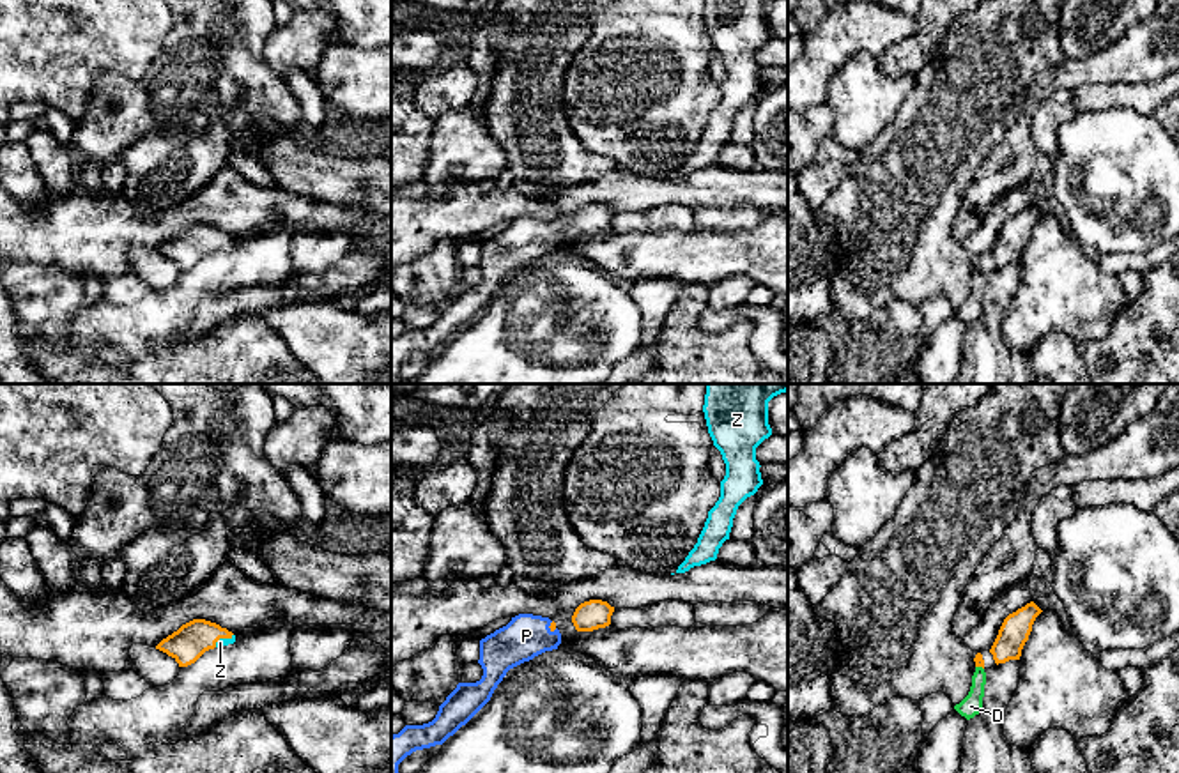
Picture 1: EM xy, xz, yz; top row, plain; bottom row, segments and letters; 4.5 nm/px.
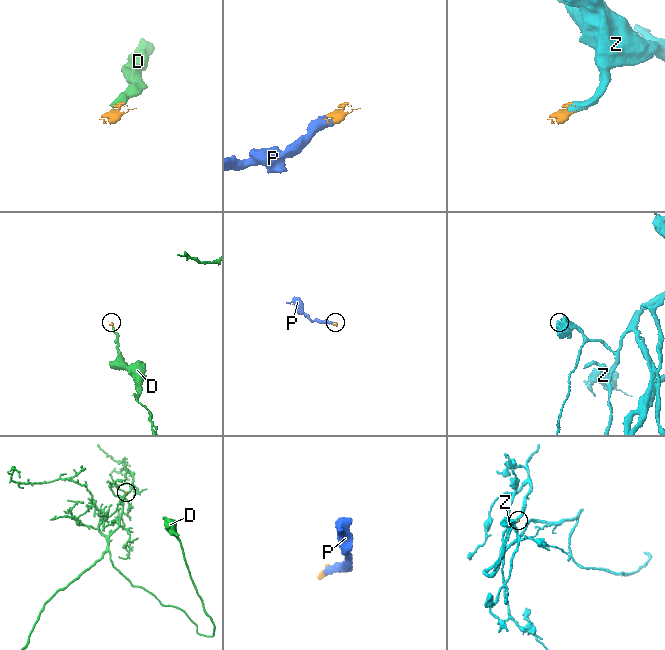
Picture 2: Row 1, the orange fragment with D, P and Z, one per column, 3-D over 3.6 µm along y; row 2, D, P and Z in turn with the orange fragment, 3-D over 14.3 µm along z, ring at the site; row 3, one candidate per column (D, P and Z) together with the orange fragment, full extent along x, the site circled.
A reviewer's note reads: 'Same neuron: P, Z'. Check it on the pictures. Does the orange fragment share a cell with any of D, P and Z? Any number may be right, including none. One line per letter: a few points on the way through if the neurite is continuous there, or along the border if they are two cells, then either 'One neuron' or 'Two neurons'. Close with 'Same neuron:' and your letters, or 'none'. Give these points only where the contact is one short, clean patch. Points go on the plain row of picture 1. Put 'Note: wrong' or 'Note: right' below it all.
D: Boundary: yz (976, 269), (983, 273). Two neurons
P: Path across: xz (553, 229), (549, 230), (542, 237), (526, 239). One neuron
Z: Path across: xy (186, 248), (195, 241), (222, 241), (220, 246). One neuron
Same neuron: P, Z
Note: right

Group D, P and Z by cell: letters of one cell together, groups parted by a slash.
D / P Z

